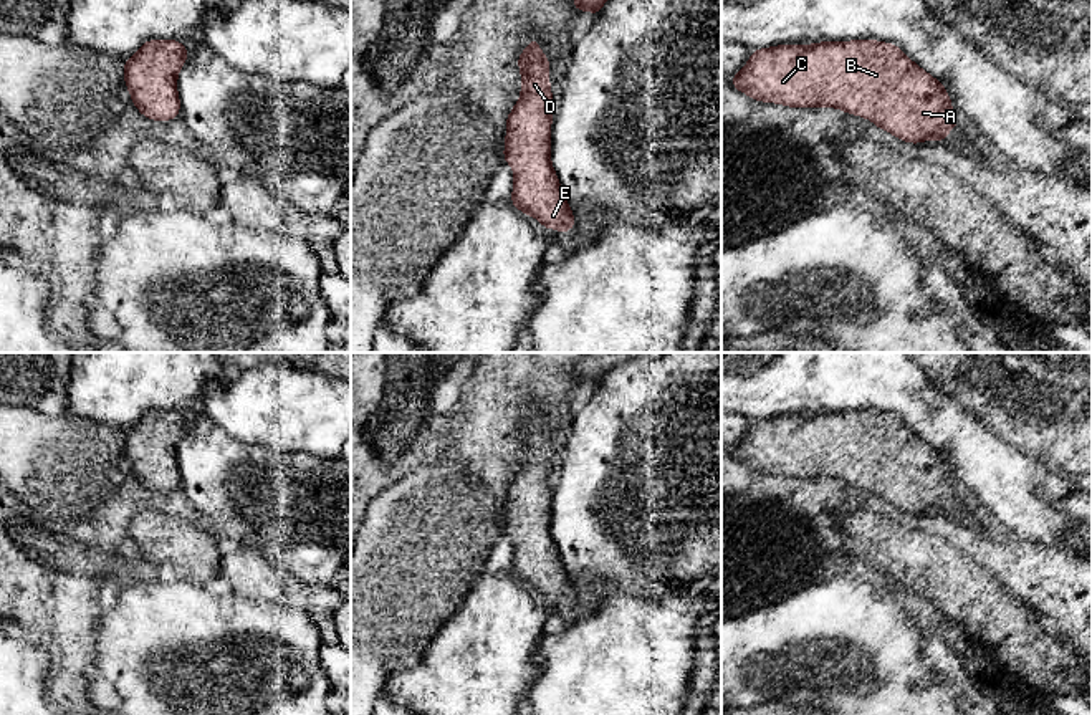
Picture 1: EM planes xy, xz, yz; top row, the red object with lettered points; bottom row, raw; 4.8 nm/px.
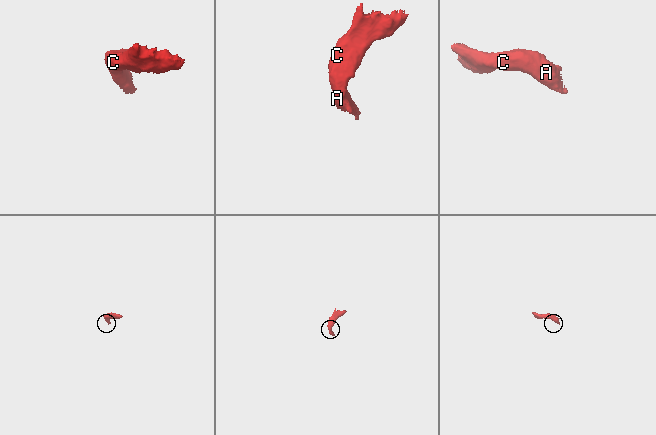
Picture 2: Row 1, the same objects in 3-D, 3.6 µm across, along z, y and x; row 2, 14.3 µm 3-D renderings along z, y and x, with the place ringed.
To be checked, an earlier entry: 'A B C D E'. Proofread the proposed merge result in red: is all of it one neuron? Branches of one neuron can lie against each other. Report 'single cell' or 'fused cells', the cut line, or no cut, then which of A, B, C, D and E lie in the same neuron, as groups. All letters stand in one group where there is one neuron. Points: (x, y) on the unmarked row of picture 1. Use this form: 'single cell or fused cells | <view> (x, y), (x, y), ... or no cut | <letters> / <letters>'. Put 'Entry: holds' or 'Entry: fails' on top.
Entry: holds
single cell | no cut | A B C D E

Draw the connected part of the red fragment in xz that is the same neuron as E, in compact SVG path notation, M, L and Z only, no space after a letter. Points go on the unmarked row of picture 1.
M533 409L518 429L521 467L506 490L503 530L513 538L511 574L543 597L566 604L576 596L551 535L553 465L549 429Z

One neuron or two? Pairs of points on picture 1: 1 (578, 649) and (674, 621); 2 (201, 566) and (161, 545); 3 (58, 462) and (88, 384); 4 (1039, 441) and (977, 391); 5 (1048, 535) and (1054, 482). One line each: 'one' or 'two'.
1: one
2: one
3: two
4: one
5: one

